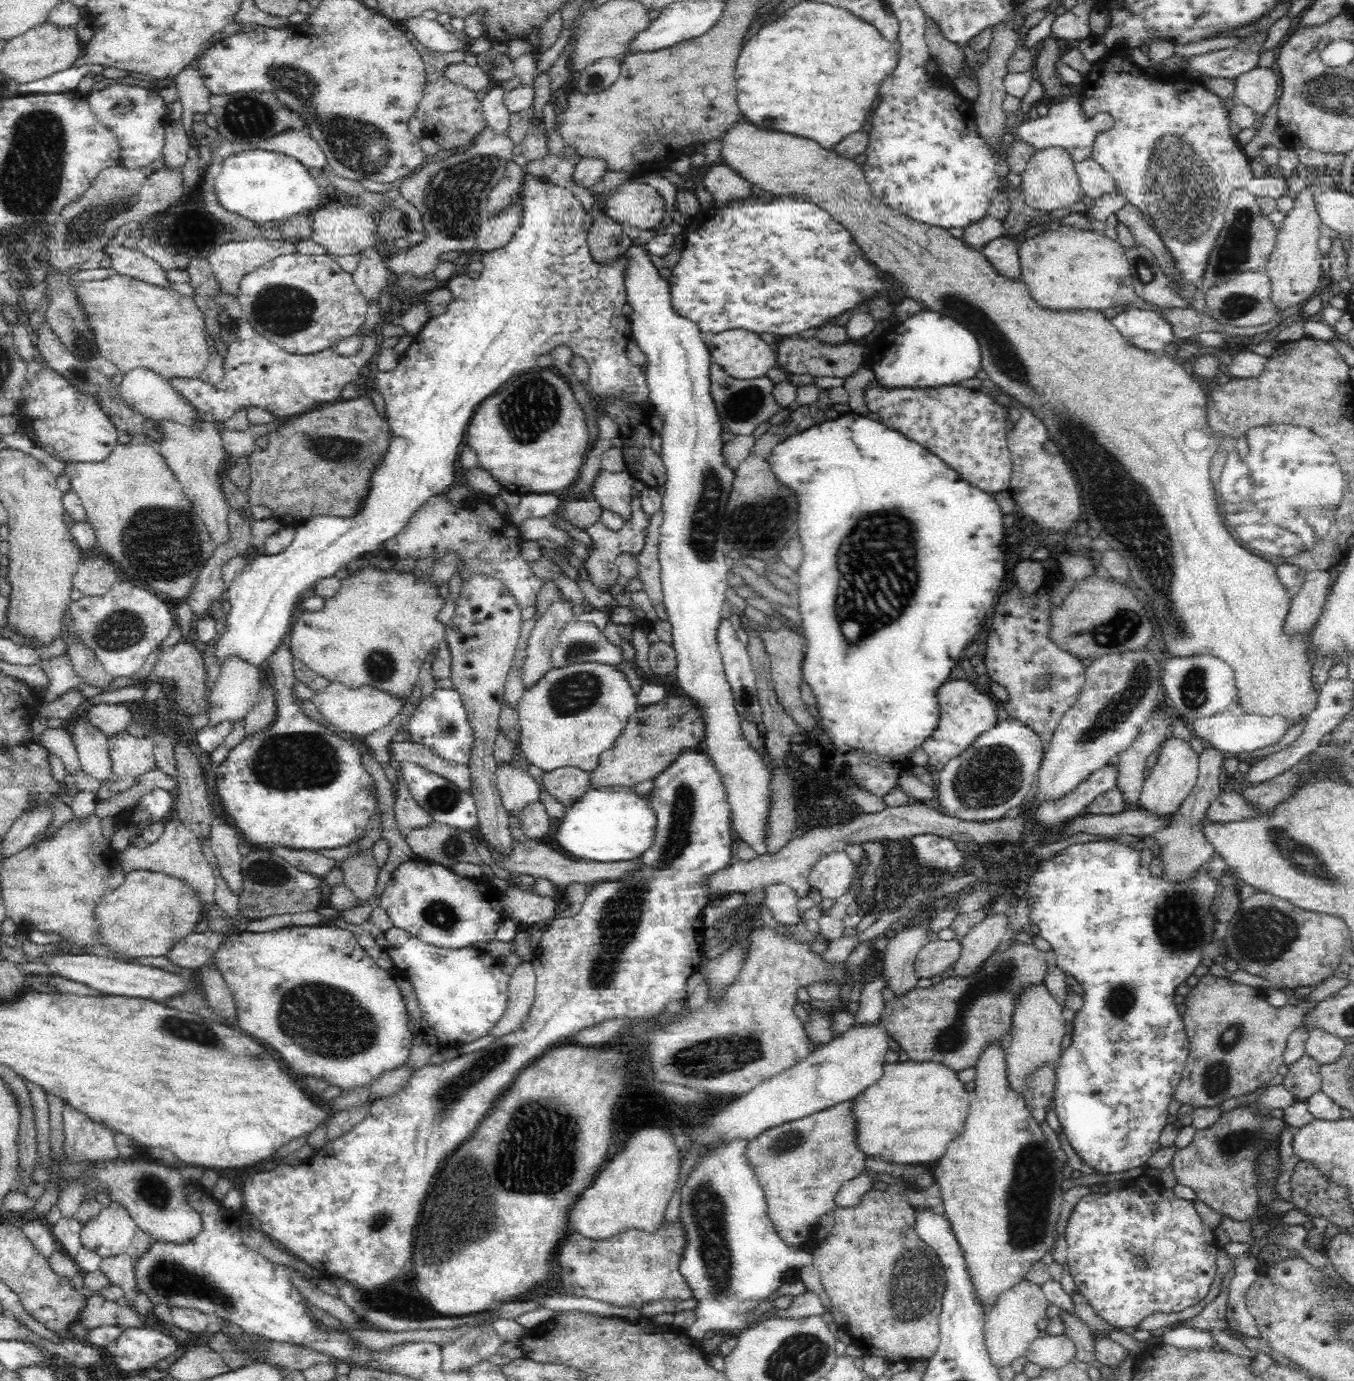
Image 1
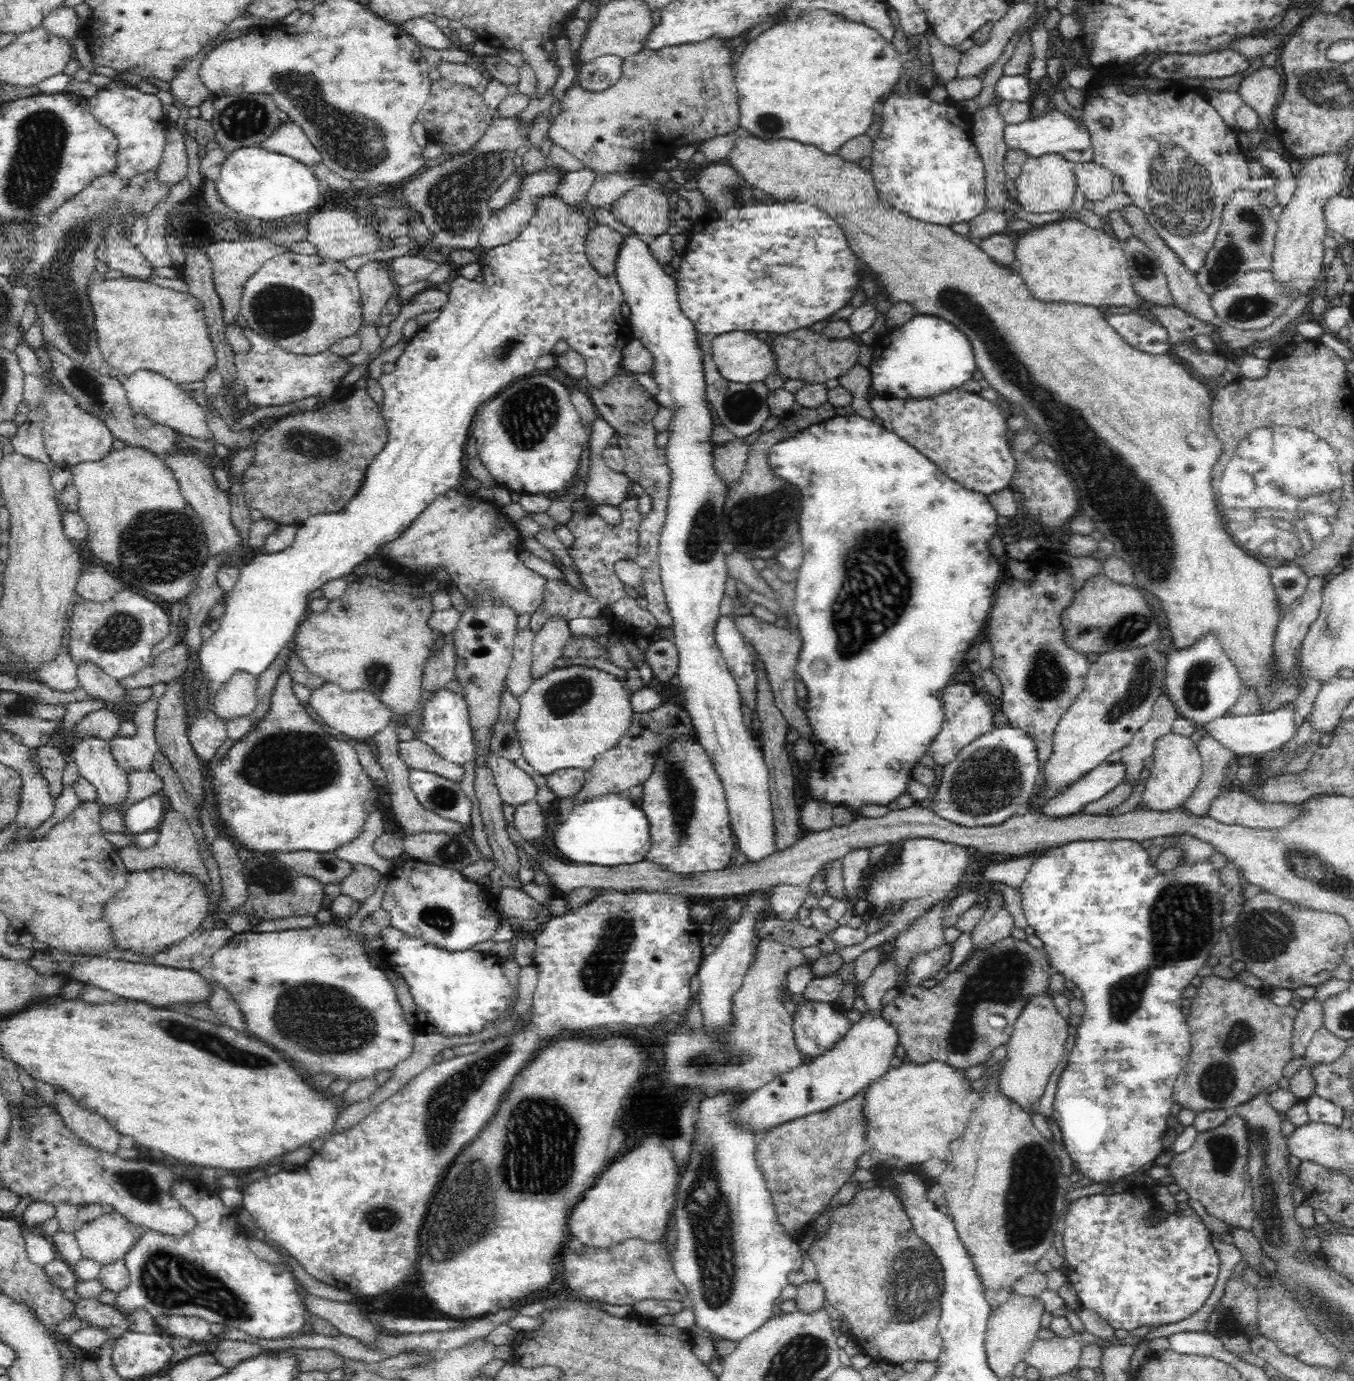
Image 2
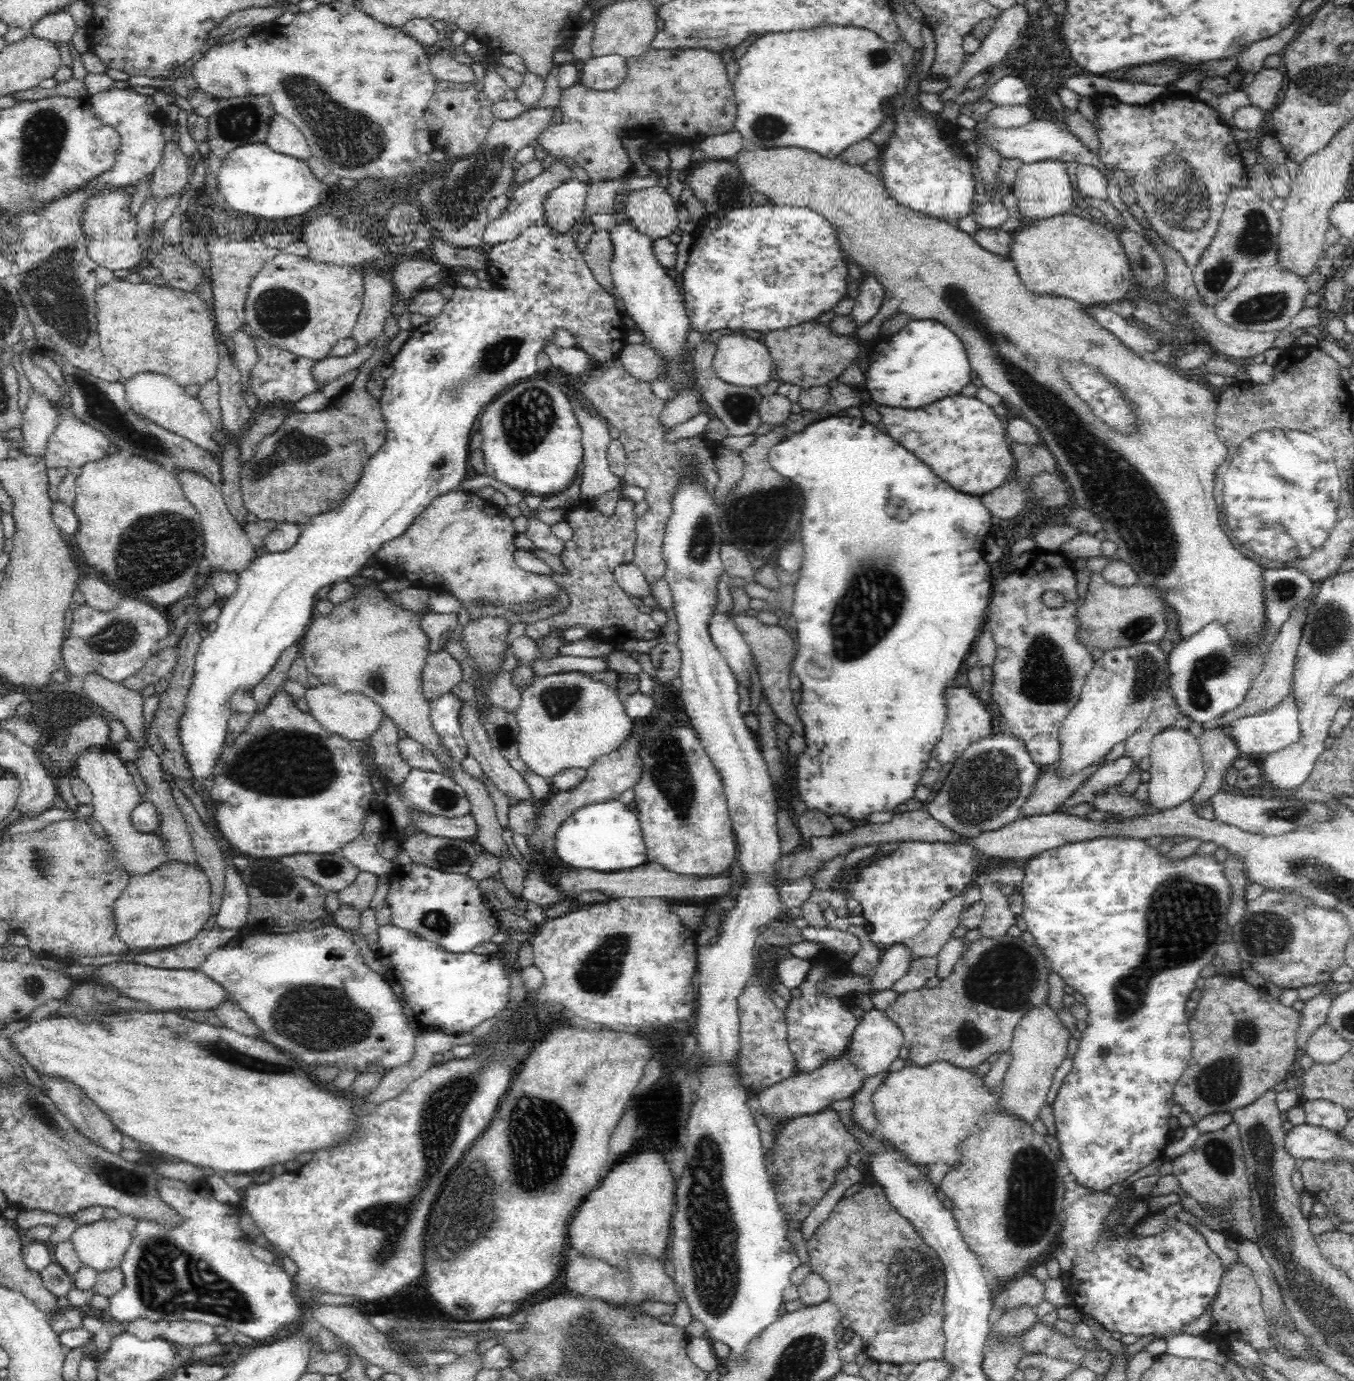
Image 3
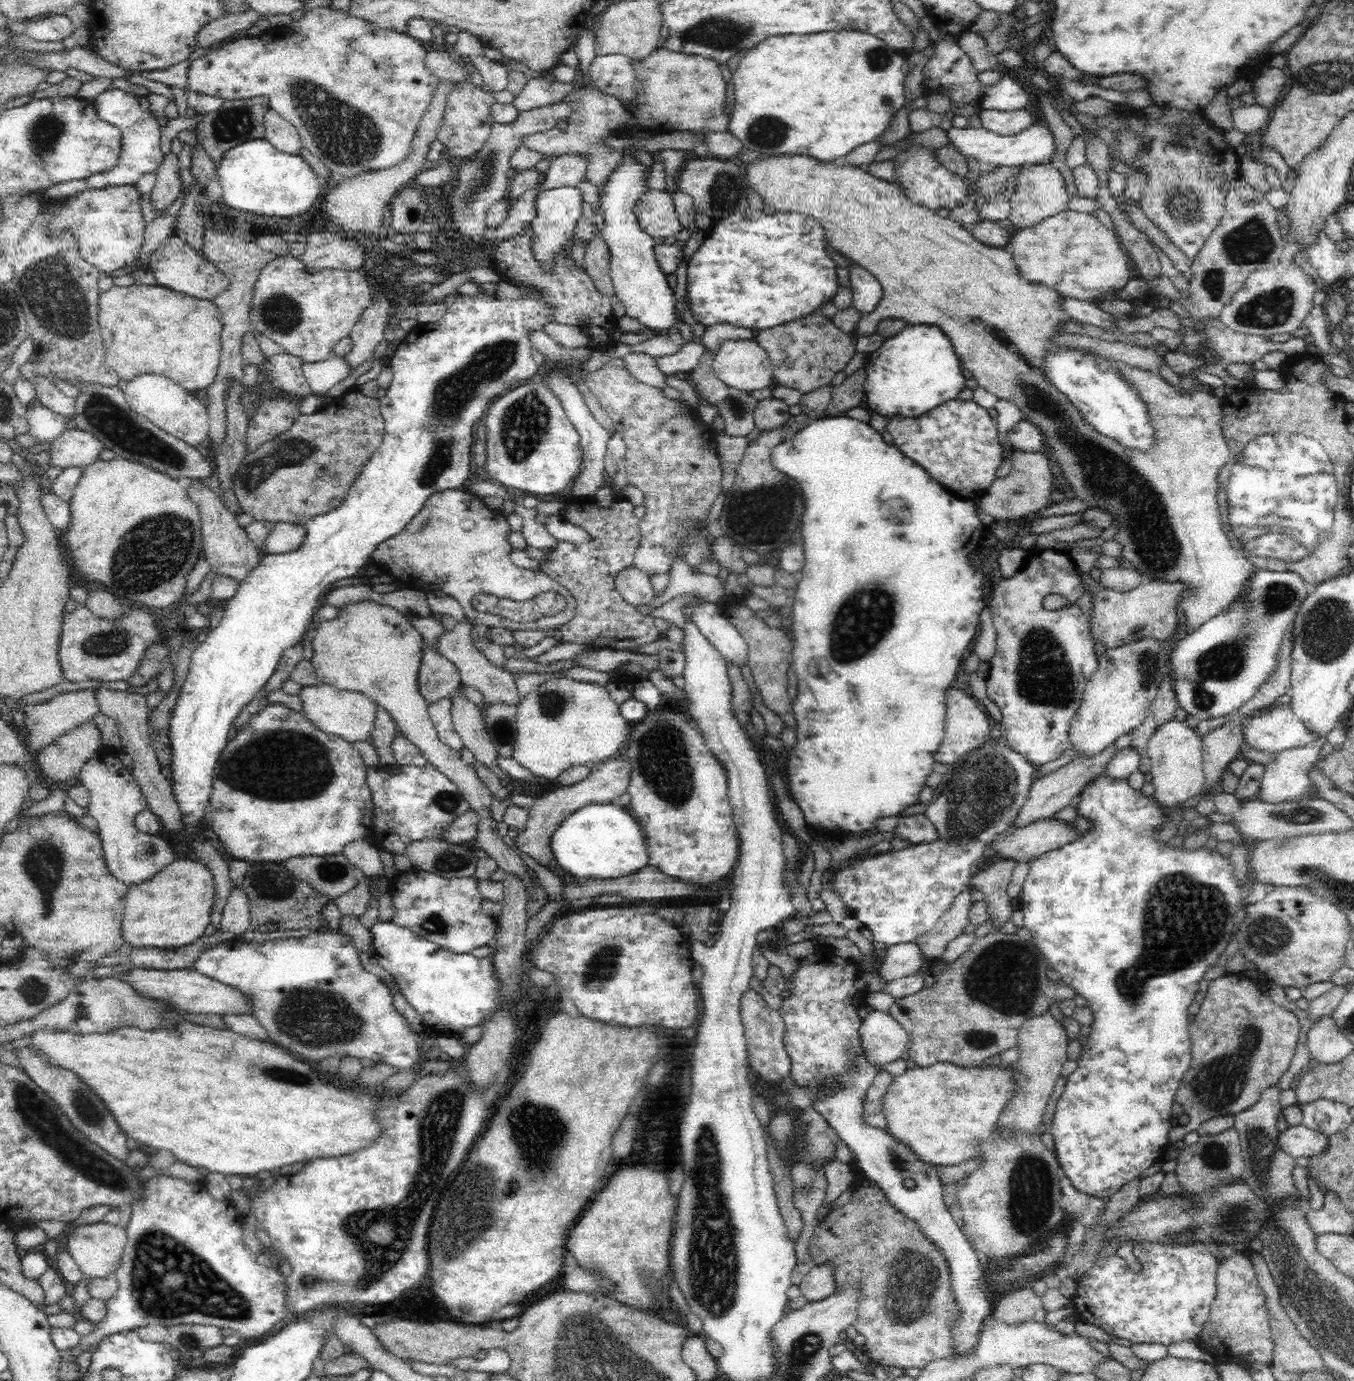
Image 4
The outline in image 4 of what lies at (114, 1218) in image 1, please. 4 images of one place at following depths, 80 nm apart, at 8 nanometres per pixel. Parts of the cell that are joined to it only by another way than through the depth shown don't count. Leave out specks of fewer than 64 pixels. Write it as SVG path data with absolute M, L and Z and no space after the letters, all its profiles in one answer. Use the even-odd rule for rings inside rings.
M104 1222L84 1226L74 1225L66 1234L63 1246L78 1265L83 1277L88 1280L104 1278L114 1273L121 1264L126 1244L124 1233L125 1228L104 1224Z

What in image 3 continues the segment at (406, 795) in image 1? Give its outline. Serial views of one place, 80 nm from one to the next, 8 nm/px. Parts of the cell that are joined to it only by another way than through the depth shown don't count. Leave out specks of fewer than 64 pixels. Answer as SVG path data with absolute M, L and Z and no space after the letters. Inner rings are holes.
M385 715L379 730L368 739L375 766L384 780L391 784L402 784L411 772L411 767L400 757L396 747L401 740L398 731L396 724ZM471 812L456 818L446 818L444 815L426 815L426 813L416 813L413 816L413 824L422 833L447 840L472 841L477 834L477 825Z

